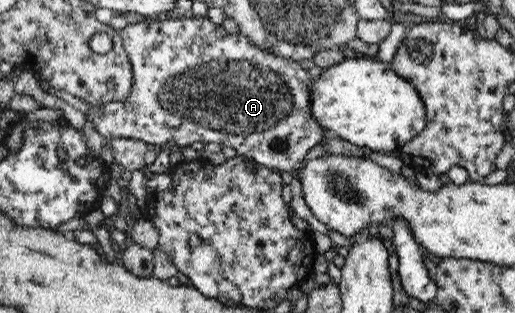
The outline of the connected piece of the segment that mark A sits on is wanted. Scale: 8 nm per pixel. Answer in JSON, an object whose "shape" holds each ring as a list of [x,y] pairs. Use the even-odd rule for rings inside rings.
{"shape":[[[208,16],[206,18],[183,18],[183,19],[168,19],[163,22],[151,21],[149,19],[140,21],[134,24],[127,24],[127,26],[120,31],[120,37],[123,39],[123,48],[130,59],[132,65],[132,73],[134,73],[134,82],[132,82],[132,90],[130,96],[123,102],[108,102],[103,105],[93,106],[93,109],[85,114],[86,119],[93,120],[93,124],[97,131],[105,138],[106,141],[115,138],[134,138],[147,142],[151,147],[156,148],[168,141],[174,141],[176,149],[183,149],[188,147],[193,142],[216,142],[222,147],[234,148],[240,155],[247,158],[255,159],[259,165],[270,167],[271,169],[280,169],[283,171],[292,172],[294,168],[303,160],[306,153],[324,138],[324,129],[322,125],[316,121],[316,117],[312,115],[310,109],[310,88],[314,79],[306,69],[302,68],[298,61],[294,59],[287,59],[278,57],[274,53],[269,52],[262,47],[255,46],[248,38],[245,38],[242,33],[229,34],[222,25],[210,21]]]}

